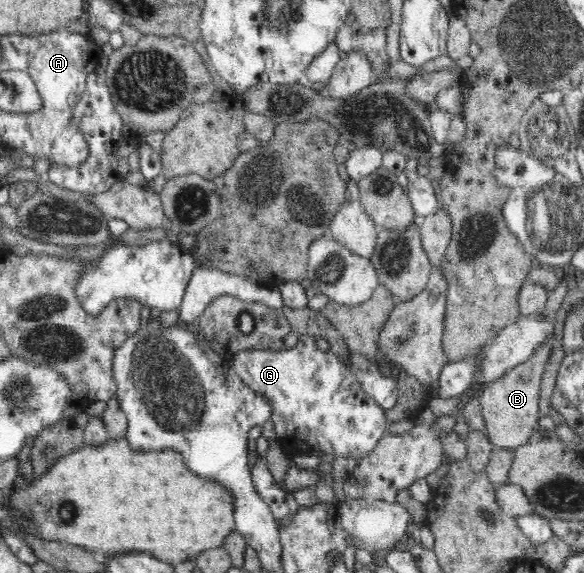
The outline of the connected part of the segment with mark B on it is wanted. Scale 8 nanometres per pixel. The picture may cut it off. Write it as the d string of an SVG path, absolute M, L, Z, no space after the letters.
M554 335L543 340L525 363L512 367L499 379L491 382L488 389L479 398L485 434L496 449L516 450L531 441L531 435L538 427L540 419L539 385L541 385L543 367L547 363L547 357L553 351L553 343L555 343Z

